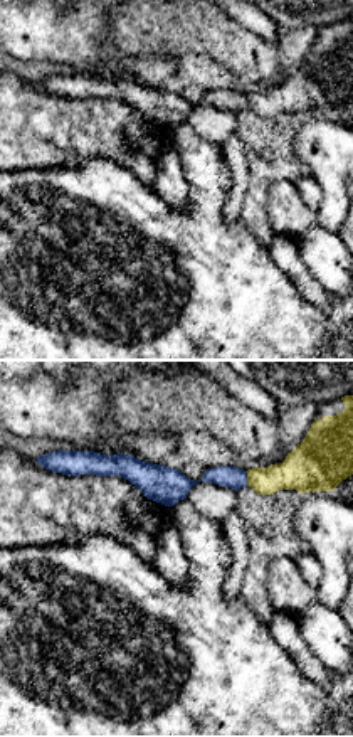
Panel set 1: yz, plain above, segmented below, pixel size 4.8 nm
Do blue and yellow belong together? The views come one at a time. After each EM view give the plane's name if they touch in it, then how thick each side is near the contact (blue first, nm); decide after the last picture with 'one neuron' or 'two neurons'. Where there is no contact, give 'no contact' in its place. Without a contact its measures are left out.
meets blue in yz; 110 nm thick on the blue side, 170 nm on the other

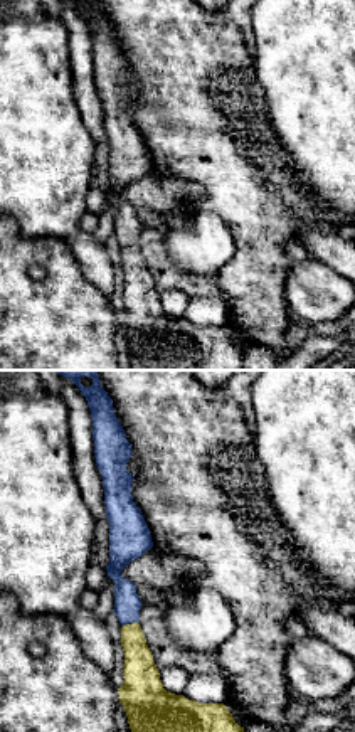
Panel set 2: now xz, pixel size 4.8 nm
meets blue in xz; 130 nm thick on the blue side, 160 nm on the other

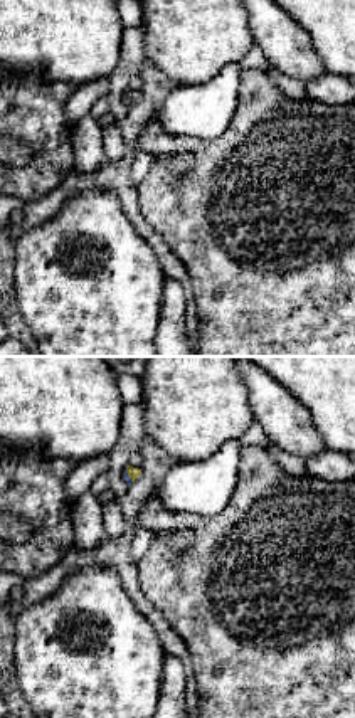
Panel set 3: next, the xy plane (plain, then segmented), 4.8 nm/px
meets blue in xy; 20 nm thick on the blue side, 60 nm on the other

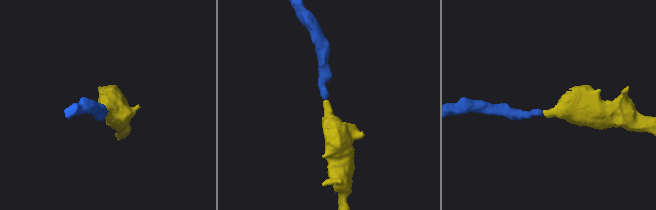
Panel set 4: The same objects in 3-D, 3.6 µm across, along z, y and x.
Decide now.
one neuron

